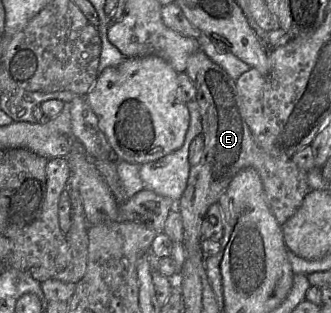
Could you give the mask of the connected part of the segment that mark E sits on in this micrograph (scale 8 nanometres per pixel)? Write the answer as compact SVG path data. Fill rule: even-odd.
M201 50L187 60L184 72L193 83L201 116L204 146L200 161L192 166L187 185L175 208L183 222L183 245L201 242L201 223L208 208L218 203L232 179L243 169L253 168L259 175L267 203L277 222L284 225L301 207L310 191L307 173L292 160L282 161L261 150L253 140L251 131L239 108L235 81Z

